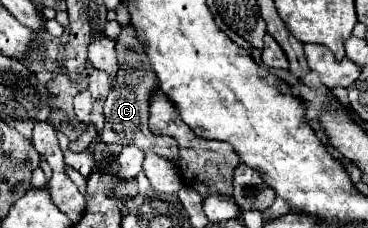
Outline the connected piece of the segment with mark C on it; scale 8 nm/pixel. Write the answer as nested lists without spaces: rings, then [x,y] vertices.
[[[125,27],[115,43],[115,51],[119,57],[119,73],[115,77],[115,87],[111,89],[107,101],[105,101],[105,127],[101,131],[103,143],[121,143],[123,147],[135,145],[141,151],[155,151],[163,157],[167,157],[173,165],[177,161],[179,149],[177,141],[173,137],[165,135],[153,135],[147,127],[147,111],[149,111],[149,97],[153,95],[153,89],[157,87],[157,77],[149,65],[149,59],[145,55],[143,45],[139,45],[133,27]]]

